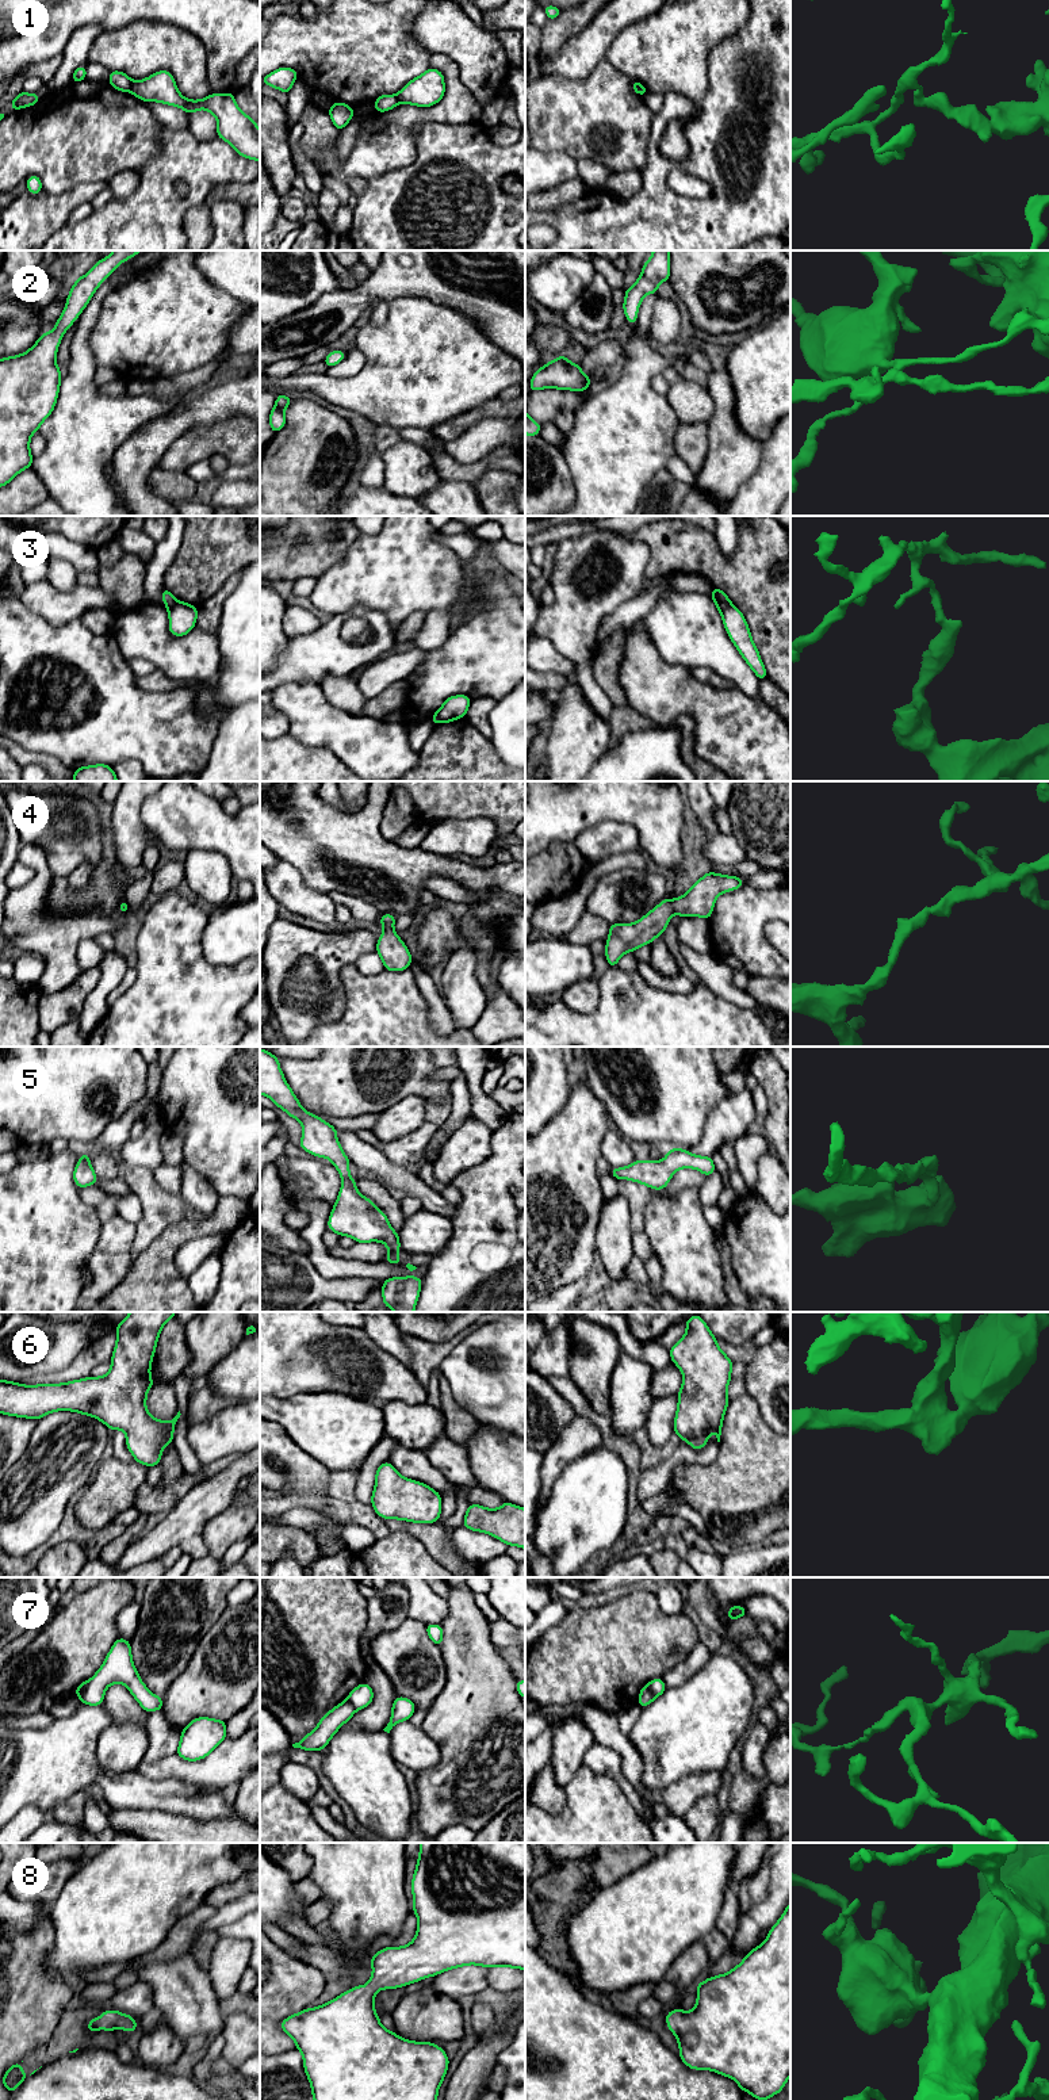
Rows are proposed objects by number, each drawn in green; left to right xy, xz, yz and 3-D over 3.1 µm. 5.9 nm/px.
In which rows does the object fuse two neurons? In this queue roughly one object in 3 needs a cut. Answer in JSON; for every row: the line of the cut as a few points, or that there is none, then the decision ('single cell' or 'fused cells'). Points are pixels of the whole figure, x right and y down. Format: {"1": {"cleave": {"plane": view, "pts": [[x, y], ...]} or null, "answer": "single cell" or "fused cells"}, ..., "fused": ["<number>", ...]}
{"1": {"cleave": {"plane": "xy", "pts": [[134, 81], [130, 91]]}, "answer": "fused cells"}, "2": {"cleave": null, "answer": "single cell"}, "3": {"cleave": {"plane": "yz", "pts": [[711, 592], [718, 599], [728, 601]]}, "answer": "fused cells"}, "4": {"cleave": null, "answer": "single cell"}, "5": {"cleave": null, "answer": "single cell"}, "6": {"cleave": null, "answer": "single cell"}, "7": {"cleave": {"plane": "yz", "pts": [[649, 1683], [649, 1687], [657, 1695]]}, "answer": "fused cells"}, "8": {"cleave": null, "answer": "single cell"}, "fused": ["1", "3", "7"]}

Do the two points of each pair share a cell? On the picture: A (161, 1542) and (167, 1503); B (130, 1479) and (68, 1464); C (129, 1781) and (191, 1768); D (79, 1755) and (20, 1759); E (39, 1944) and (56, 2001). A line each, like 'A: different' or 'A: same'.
A: different
B: different
C: different
D: same
E: same

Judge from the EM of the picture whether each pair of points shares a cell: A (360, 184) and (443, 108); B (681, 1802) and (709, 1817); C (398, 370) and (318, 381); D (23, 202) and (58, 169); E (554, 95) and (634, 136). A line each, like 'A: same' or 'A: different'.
A: different
B: different
C: same
D: different
E: same

